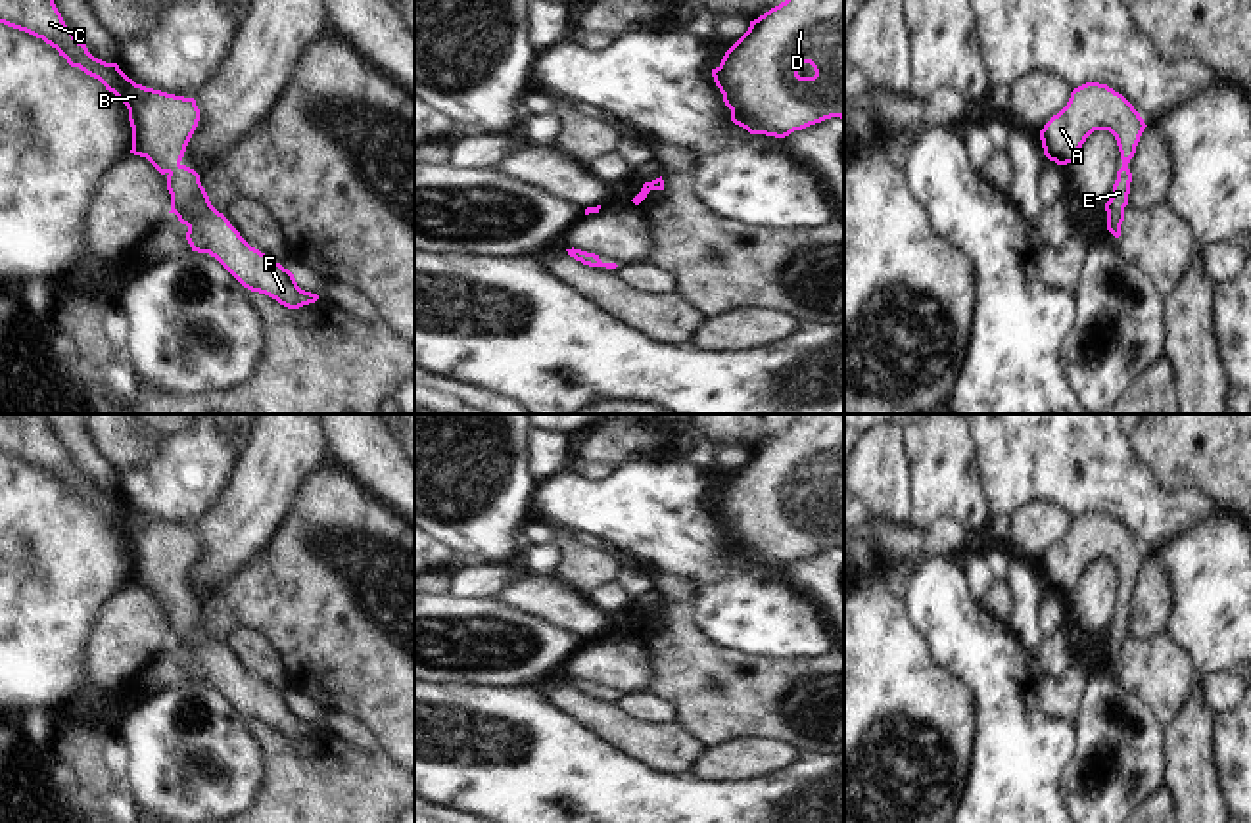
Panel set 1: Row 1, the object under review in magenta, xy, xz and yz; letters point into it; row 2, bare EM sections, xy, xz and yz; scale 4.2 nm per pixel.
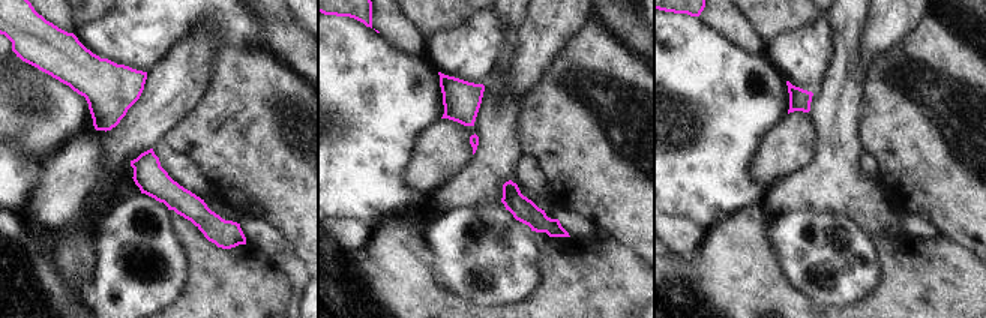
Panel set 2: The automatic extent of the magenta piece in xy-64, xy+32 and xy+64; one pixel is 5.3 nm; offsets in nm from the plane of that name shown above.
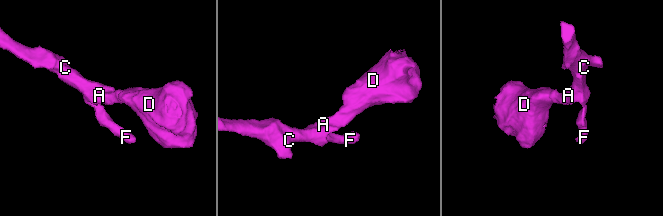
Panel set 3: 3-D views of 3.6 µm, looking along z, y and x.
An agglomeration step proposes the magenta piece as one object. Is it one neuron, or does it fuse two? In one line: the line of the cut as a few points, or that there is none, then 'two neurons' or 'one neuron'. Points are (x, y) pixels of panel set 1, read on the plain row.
no cut; one neuron

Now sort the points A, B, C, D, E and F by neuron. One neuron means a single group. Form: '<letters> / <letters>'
A B C D E F

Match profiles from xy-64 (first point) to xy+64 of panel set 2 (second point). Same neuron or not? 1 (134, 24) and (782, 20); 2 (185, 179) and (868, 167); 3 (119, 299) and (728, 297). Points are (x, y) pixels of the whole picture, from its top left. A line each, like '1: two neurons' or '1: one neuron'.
1: two neurons
2: one neuron
3: two neurons

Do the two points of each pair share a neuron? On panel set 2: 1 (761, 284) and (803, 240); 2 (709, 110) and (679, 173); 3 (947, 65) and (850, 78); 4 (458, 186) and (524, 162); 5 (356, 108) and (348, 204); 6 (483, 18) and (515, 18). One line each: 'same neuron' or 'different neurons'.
1: different neurons
2: same neuron
3: different neurons
4: different neurons
5: same neuron
6: different neurons

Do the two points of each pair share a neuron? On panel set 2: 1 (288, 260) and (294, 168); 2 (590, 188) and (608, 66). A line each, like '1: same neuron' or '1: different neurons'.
1: different neurons
2: same neuron

